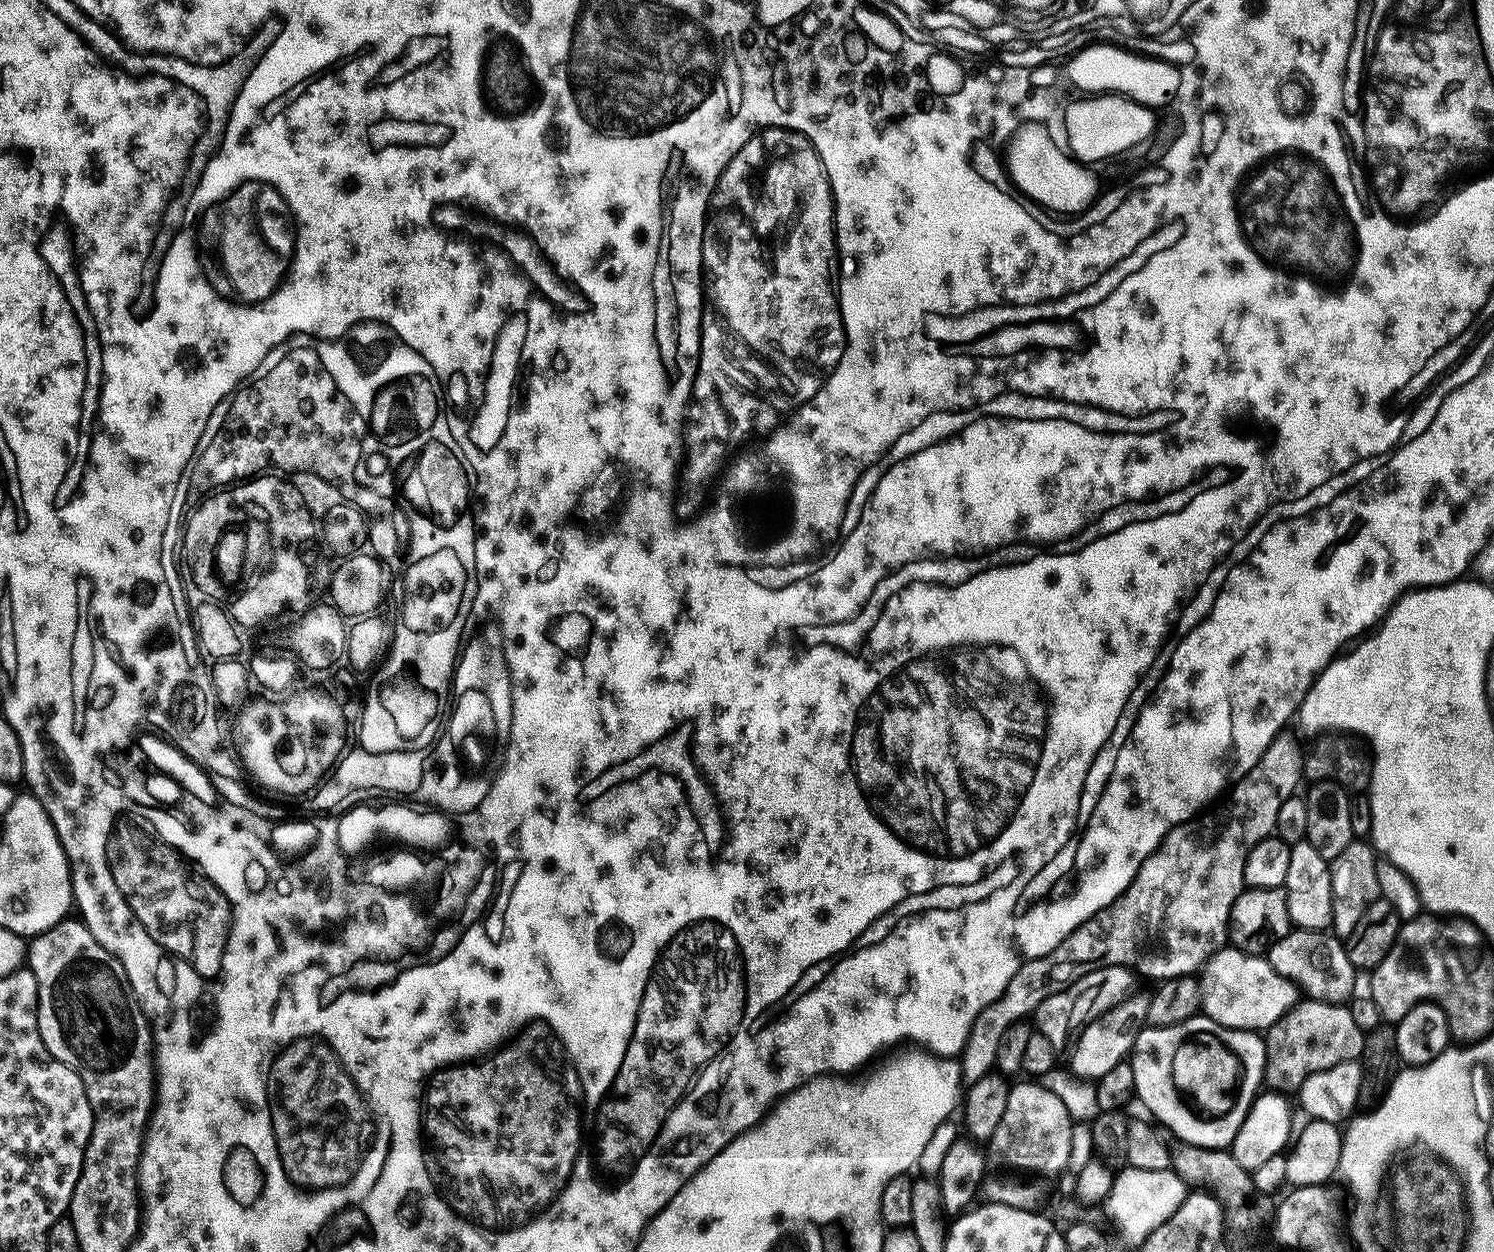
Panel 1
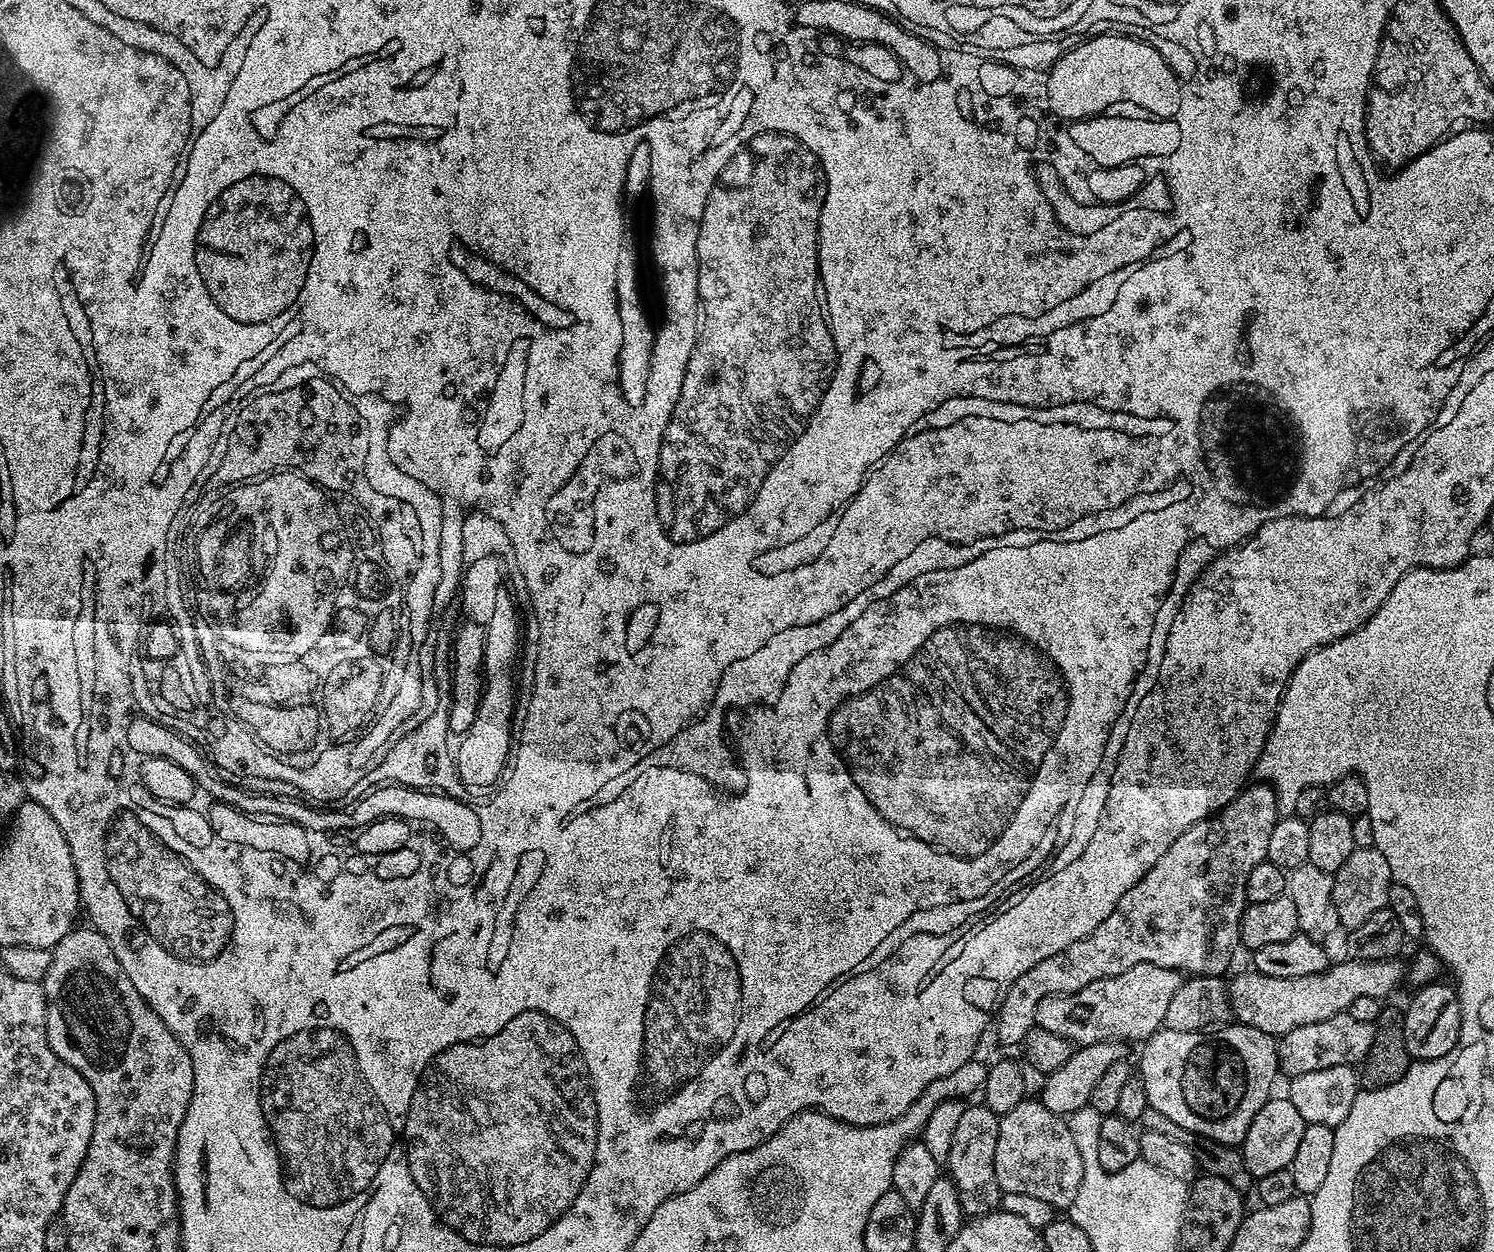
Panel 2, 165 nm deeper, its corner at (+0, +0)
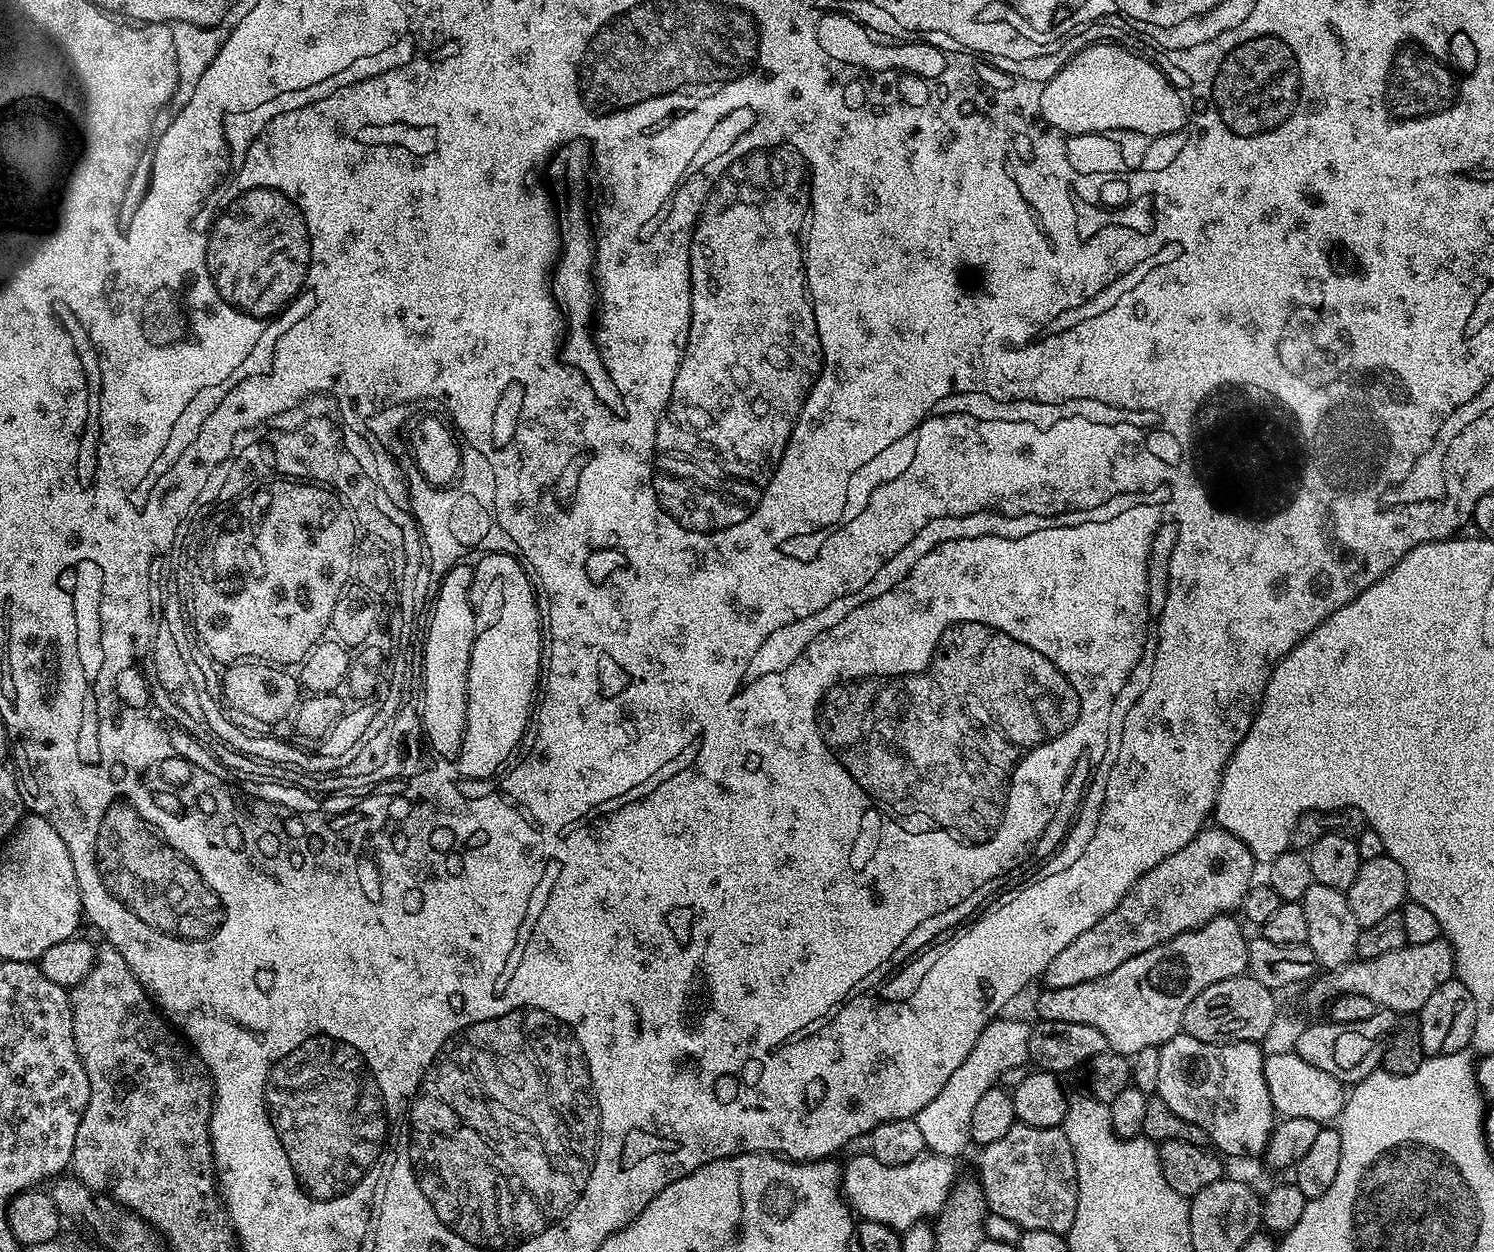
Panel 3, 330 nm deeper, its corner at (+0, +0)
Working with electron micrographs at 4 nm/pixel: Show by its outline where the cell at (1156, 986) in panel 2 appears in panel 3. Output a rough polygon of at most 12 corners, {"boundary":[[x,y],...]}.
{"boundary":[[1232,914],[1102,978],[1044,988],[1037,1017],[1129,1058],[1181,1035],[1206,986],[1248,972]]}

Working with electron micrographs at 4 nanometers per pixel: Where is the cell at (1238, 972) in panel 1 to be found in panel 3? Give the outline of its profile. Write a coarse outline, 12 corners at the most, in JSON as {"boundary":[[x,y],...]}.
{"boundary":[[1441,938],[1357,958],[1311,981],[1324,1006],[1363,994],[1377,1009],[1416,1014],[1453,979]]}

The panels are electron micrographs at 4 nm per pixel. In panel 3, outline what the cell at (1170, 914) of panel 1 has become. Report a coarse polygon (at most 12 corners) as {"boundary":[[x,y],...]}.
{"boundary":[[1201,828],[1044,971],[1102,978],[1235,913],[1258,861]]}

